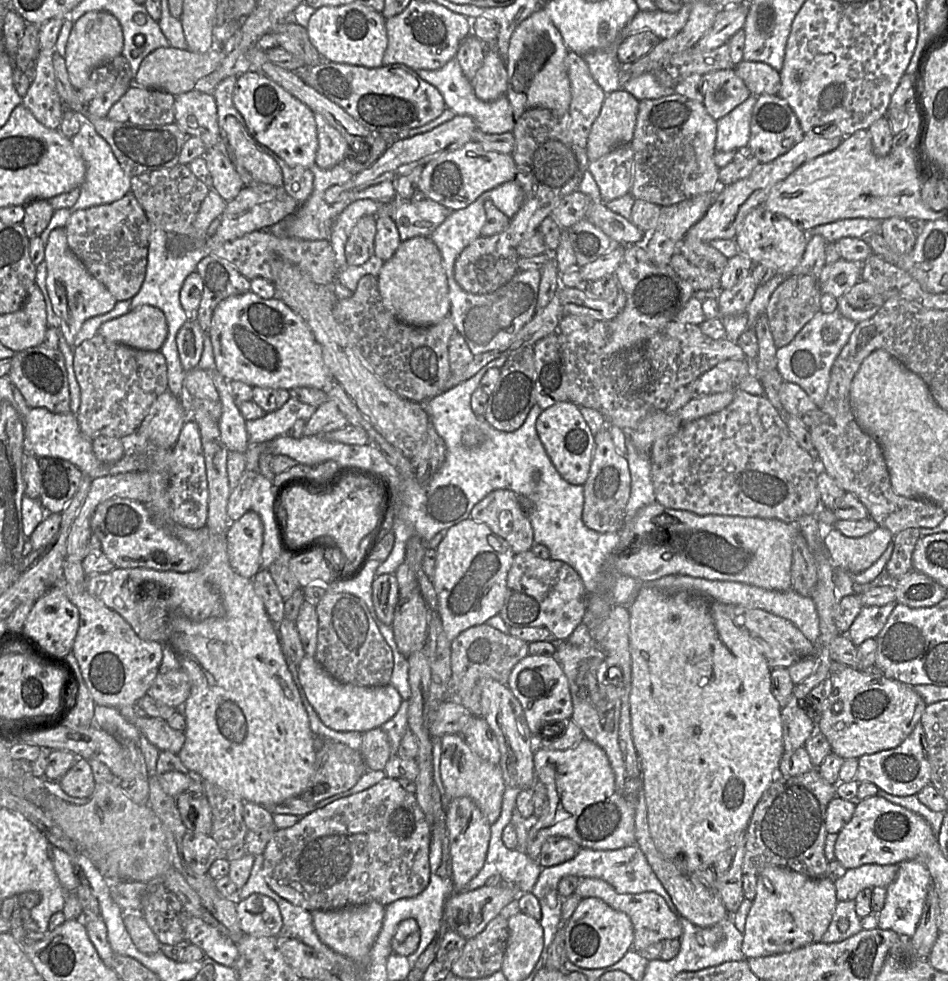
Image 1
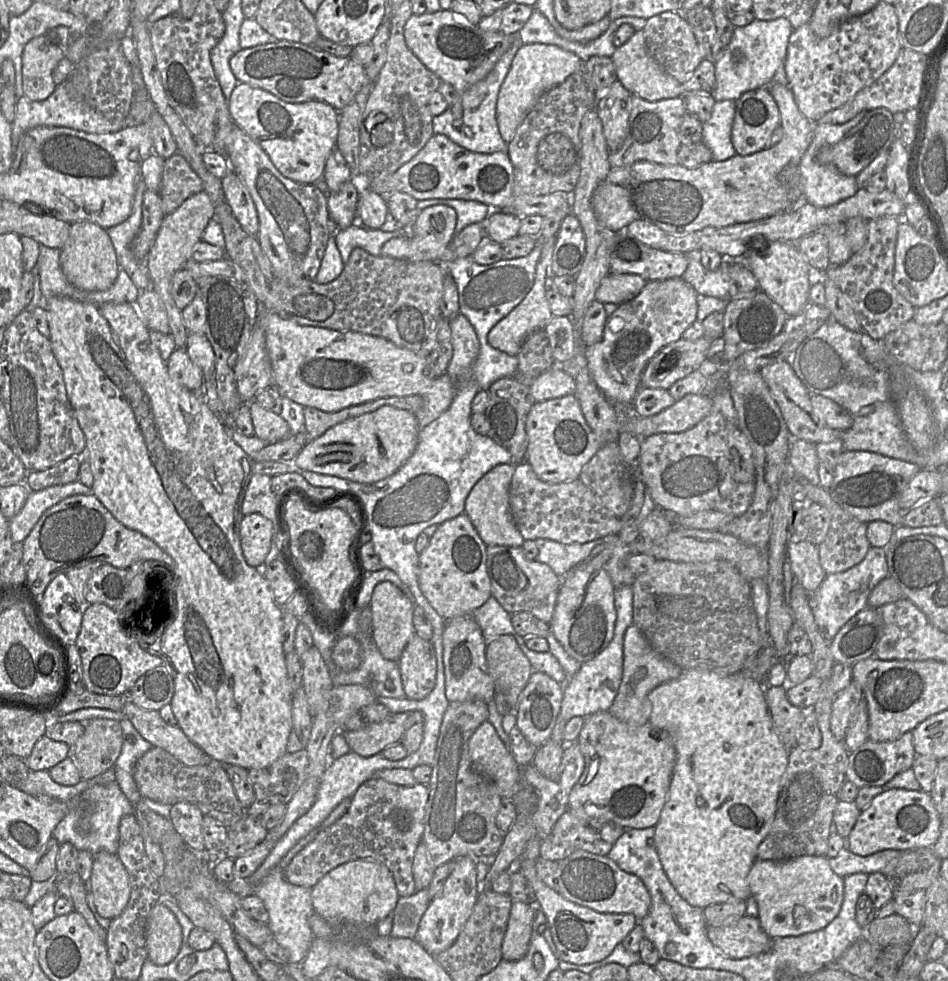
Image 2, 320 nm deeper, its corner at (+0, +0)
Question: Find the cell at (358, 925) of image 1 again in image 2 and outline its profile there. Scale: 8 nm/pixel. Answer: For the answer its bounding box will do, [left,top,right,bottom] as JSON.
[311,859,399,925]

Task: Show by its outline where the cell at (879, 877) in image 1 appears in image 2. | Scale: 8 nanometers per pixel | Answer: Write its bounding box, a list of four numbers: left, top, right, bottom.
[828,847,902,878]

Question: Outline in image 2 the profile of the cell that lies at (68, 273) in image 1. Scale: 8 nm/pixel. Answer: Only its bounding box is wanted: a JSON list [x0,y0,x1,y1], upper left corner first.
[60,221,120,291]

